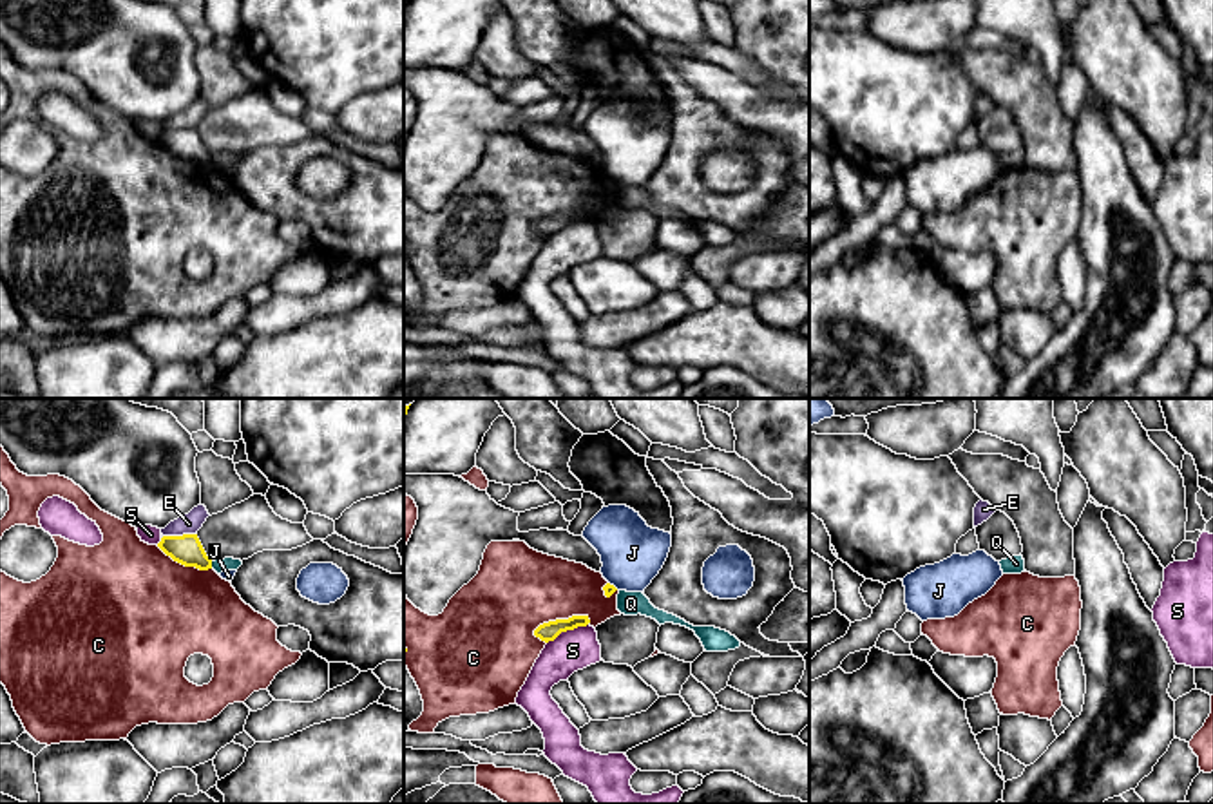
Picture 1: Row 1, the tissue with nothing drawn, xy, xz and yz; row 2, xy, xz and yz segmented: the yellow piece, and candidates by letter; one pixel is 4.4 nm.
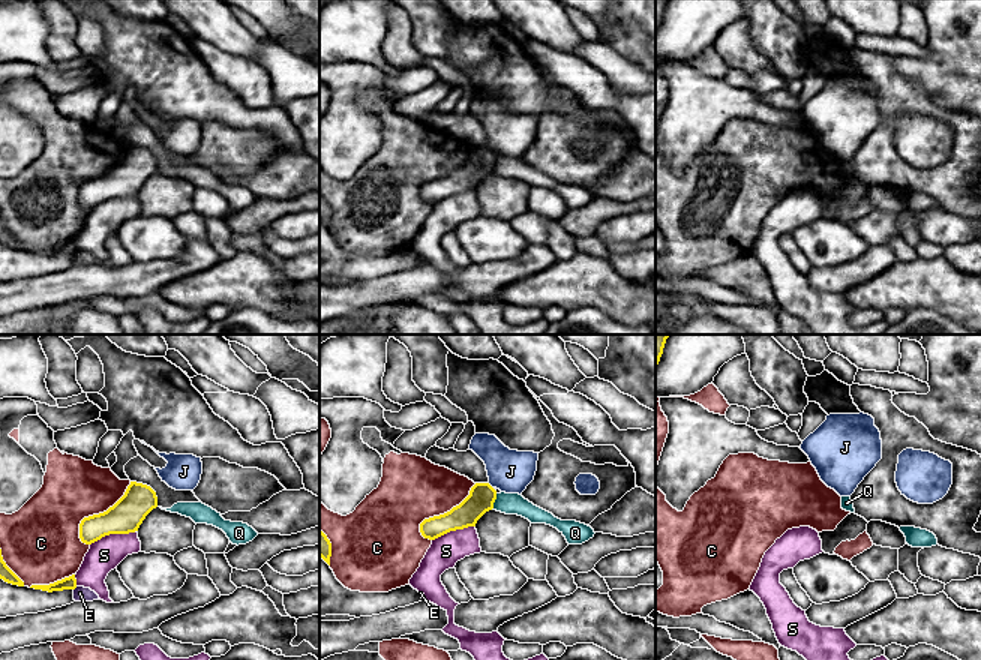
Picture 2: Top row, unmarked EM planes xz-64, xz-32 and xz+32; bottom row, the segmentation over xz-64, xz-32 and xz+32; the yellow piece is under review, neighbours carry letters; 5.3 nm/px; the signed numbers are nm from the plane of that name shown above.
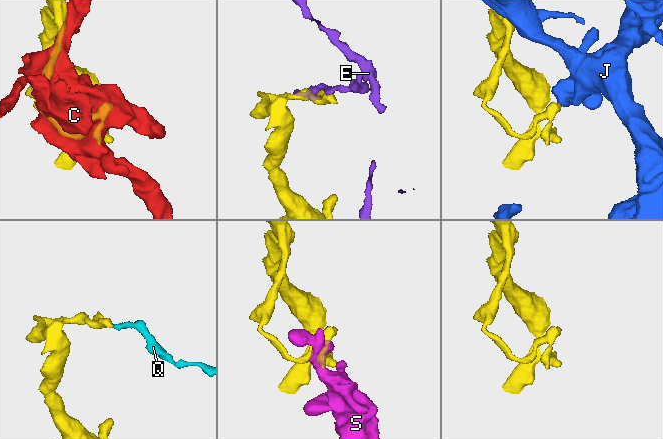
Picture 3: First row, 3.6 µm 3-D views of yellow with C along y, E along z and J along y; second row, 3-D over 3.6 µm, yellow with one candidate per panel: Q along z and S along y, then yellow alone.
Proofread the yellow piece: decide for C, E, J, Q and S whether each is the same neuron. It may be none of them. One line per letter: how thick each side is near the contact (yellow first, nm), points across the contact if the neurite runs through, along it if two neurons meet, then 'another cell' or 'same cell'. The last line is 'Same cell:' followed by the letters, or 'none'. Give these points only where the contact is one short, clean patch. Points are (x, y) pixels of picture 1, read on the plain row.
C: 80 nm thick on the yellow side, 380 nm on the other; another cell
E: 140 nm thick on the yellow side, 90 nm on the other; another cell
J: 50 nm thick on the yellow side, 280 nm on the other; another cell
Q: 140 nm thick on the yellow side, 60 nm on the other; border along xy (210, 156), (212, 162); another cell
S: 80 nm thick on the yellow side, 180 nm on the other; another cell
Same cell: none

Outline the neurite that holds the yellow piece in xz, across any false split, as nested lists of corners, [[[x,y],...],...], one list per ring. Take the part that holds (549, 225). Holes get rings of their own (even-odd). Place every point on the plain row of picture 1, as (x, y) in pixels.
[[[572,210],[568,214],[556,214],[540,219],[534,225],[534,230],[549,237],[554,235],[561,226],[574,225],[578,221],[587,221],[588,217],[590,217],[588,210]]]

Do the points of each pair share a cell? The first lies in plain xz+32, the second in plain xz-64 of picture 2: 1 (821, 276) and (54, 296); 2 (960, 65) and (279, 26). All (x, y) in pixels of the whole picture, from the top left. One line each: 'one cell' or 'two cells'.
1: one cell
2: two cells

